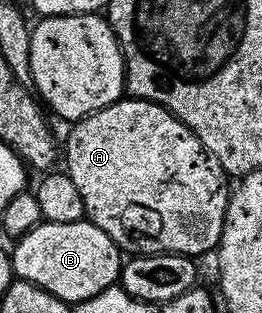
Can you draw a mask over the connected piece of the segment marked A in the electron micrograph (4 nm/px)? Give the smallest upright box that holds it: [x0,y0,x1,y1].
[63,97,231,257]

